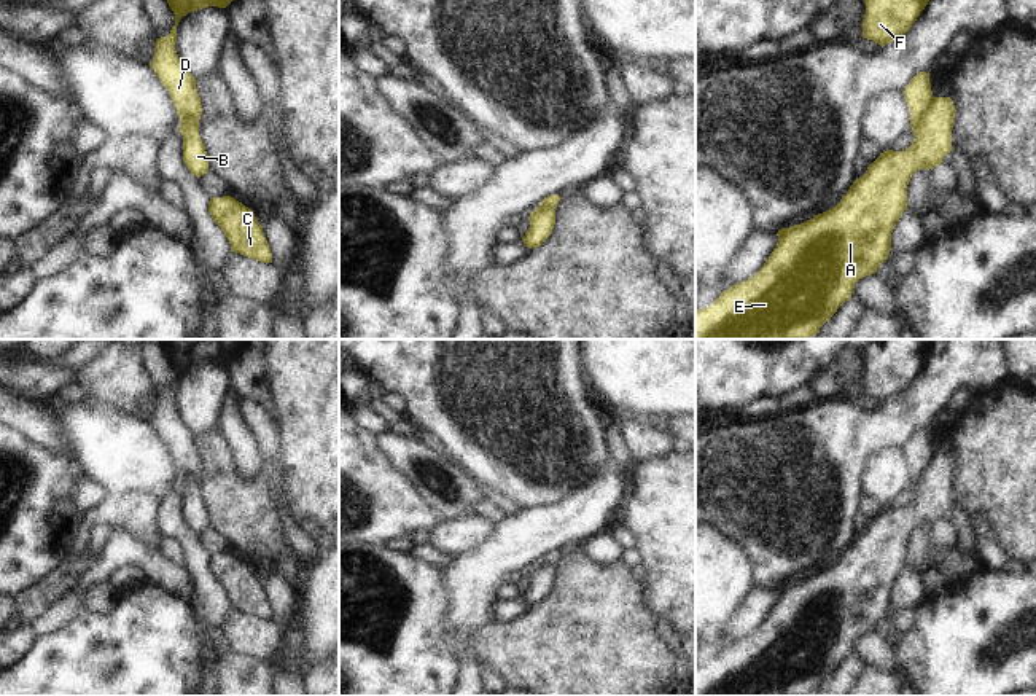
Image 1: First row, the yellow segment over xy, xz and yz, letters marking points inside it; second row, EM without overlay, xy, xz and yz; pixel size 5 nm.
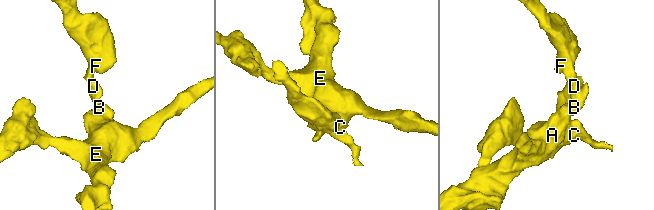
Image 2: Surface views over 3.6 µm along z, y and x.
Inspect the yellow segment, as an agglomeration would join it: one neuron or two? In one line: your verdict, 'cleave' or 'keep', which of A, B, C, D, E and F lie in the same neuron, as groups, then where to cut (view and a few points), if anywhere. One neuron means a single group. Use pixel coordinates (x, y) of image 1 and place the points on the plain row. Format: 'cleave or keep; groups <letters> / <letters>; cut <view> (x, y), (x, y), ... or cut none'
cleave; groups A B C E / D F; cut yz (936, 454), (914, 488)

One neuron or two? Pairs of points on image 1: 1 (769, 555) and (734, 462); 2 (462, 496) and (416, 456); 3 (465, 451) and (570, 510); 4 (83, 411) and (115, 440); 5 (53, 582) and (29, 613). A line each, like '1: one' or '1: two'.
1: one
2: one
3: two
4: one
5: one

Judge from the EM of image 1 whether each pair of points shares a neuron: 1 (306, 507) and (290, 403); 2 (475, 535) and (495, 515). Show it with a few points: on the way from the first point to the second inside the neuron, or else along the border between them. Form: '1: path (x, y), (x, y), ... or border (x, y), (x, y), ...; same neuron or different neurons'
1: path (306, 481), (306, 429); same neuron
2: border (478, 515), (494, 523); different neurons

